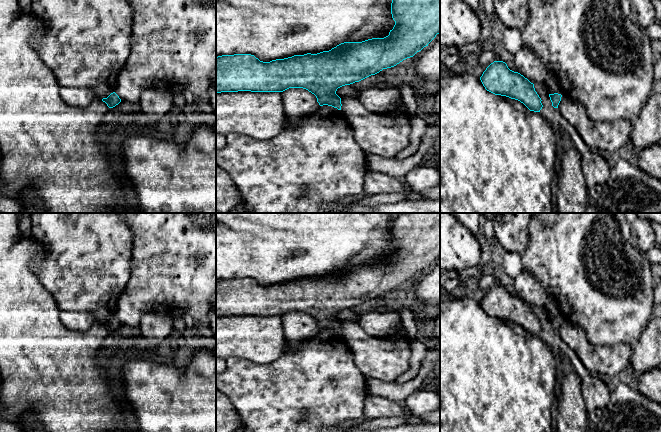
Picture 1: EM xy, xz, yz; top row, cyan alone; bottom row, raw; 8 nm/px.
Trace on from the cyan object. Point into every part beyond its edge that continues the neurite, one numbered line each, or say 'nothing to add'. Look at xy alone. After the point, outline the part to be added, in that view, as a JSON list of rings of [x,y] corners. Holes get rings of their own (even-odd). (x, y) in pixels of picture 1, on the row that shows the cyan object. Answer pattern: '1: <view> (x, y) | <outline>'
nothing to add

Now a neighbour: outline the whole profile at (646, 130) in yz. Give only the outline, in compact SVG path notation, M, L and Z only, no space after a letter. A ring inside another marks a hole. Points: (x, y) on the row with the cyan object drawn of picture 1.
M653 93L632 124L632 142L639 152L661 140L661 93Z

